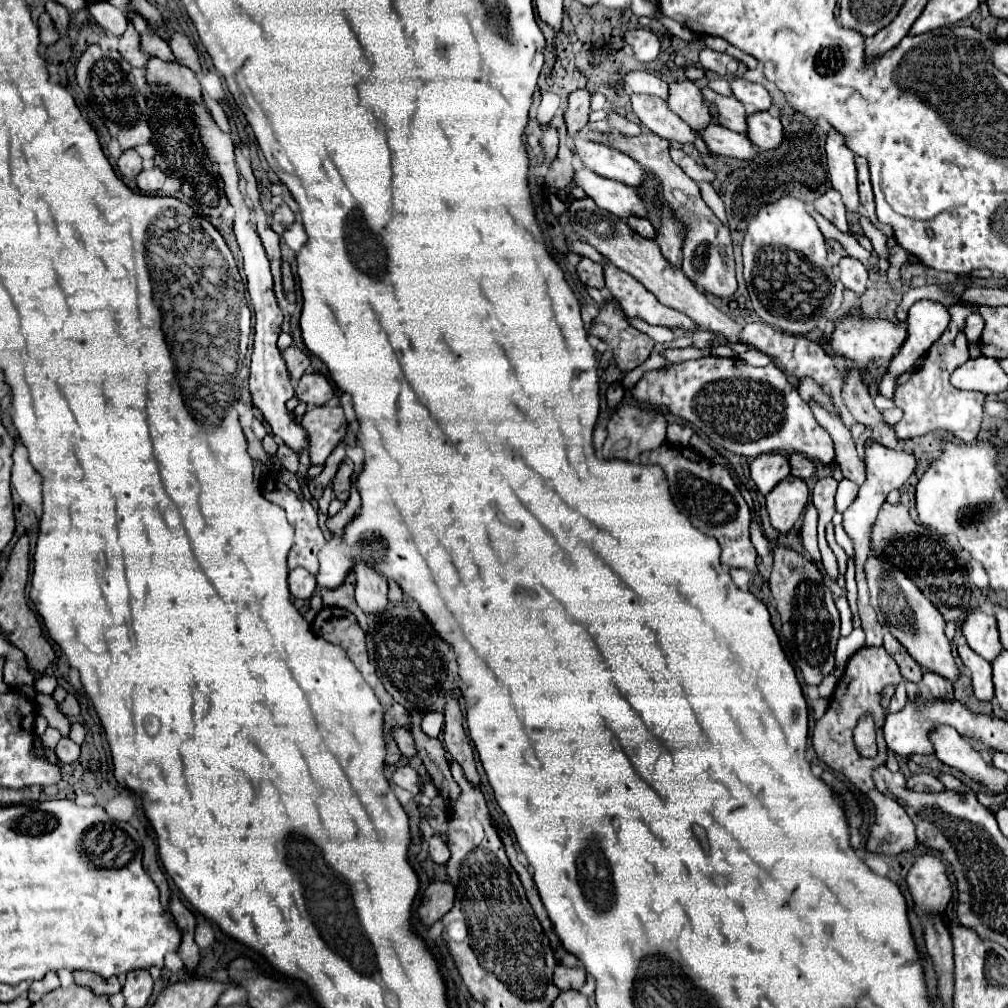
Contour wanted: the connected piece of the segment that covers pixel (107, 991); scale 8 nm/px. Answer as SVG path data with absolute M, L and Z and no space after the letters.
M75 971L73 977L75 977L77 985L89 987L95 995L115 995L121 991L121 983L117 977L103 979L101 975L91 973L91 971Z

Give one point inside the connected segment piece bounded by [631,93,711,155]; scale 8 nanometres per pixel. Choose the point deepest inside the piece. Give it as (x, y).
(652, 111)

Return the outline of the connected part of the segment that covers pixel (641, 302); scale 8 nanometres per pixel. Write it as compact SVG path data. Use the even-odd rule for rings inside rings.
M611 263L605 265L605 283L607 291L621 305L627 317L641 317L651 325L665 325L671 329L697 329L697 325L685 313L661 305L655 295L649 293L639 281L635 281L631 275Z

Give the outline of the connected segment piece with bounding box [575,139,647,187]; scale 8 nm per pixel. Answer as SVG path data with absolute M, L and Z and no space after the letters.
M577 139L575 151L589 169L593 169L595 173L599 173L607 179L623 181L631 187L643 187L647 181L647 171L637 161L633 161L629 155L625 155L613 147Z

